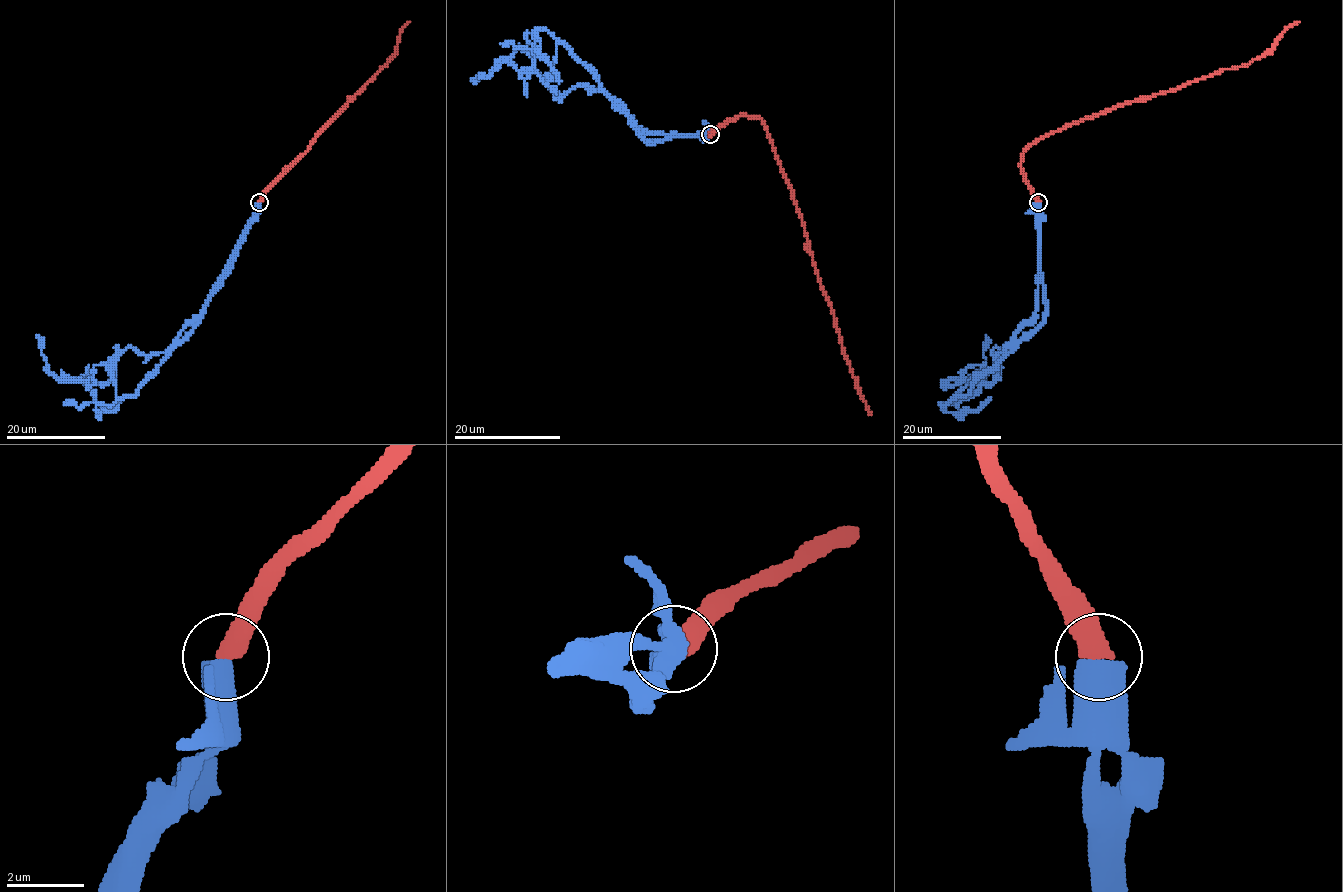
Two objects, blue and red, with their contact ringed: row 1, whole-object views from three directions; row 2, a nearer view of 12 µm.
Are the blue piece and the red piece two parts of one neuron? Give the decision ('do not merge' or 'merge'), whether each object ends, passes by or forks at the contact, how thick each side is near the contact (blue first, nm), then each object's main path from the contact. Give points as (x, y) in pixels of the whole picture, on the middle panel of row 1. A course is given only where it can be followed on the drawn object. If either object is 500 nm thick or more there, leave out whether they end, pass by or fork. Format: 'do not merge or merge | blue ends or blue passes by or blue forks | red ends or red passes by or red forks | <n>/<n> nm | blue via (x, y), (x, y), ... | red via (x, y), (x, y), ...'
merge | 750/550 nm | blue via (710, 134), (649, 134), (610, 96), (585, 86), (561, 94), (534, 71), (508, 63), (472, 79) | red via (710, 134), (741, 115), (757, 116), (764, 124), (801, 218), (808, 250), (833, 314), (845, 359), (870, 414)

